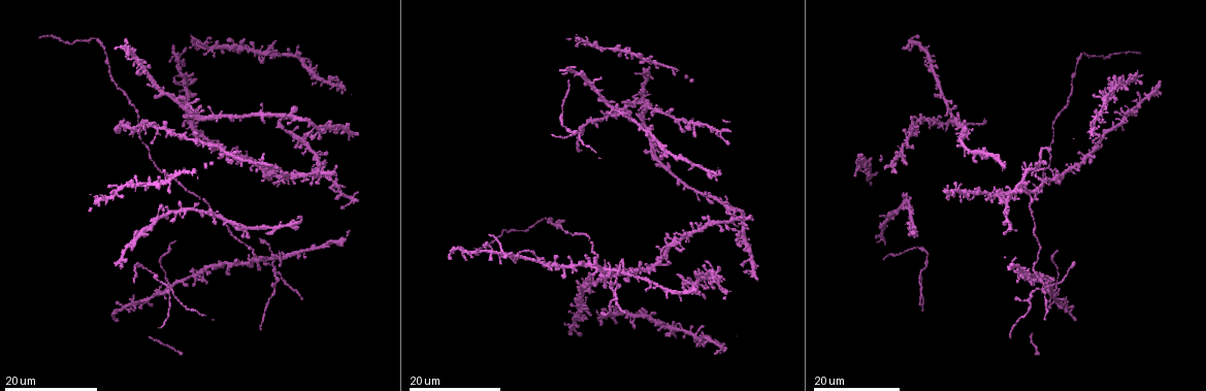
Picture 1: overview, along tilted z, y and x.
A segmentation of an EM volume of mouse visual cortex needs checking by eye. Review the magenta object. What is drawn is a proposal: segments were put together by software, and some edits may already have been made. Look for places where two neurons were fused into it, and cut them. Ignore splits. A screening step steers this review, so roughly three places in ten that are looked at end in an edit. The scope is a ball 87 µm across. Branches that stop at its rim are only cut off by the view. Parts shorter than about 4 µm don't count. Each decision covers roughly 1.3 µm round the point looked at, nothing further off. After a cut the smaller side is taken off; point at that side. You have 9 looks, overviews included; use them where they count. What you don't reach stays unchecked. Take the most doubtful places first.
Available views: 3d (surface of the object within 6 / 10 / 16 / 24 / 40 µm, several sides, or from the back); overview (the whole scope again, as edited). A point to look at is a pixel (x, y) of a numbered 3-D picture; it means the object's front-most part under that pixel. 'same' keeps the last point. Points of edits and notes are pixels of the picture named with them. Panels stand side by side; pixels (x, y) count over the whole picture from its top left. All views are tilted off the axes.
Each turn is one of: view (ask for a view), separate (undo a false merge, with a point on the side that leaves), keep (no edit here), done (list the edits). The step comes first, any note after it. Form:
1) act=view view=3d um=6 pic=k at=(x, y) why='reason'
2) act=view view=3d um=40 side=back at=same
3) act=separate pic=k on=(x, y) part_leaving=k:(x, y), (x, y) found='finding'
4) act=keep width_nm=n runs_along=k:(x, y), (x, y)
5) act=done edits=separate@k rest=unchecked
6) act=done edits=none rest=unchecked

act=view view=3d um=24 pic=1 at=(1044, 287) why='four arms meet'

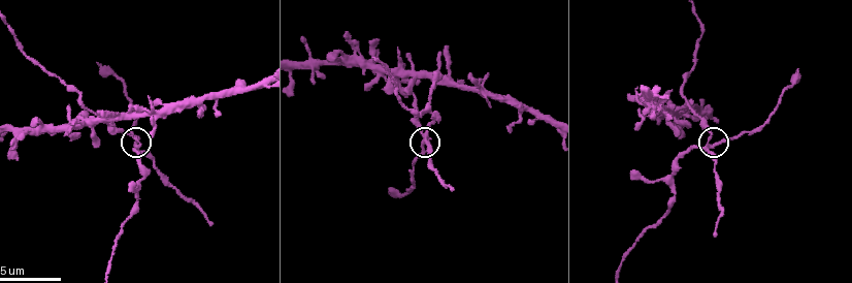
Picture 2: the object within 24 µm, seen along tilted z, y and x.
act=view view=3d um=6 pic=2 at=(424, 145)

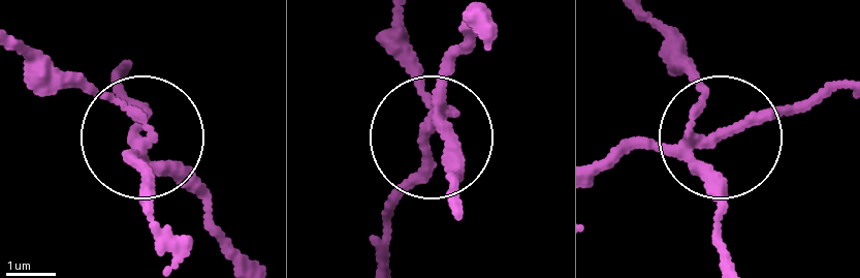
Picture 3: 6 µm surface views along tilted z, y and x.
act=separate pic=3 on=(424, 171) side_arm_um=11 part_leaving=3:(443, 101), (465, 18) found='a second neuron is stuck on'

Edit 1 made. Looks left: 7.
act=view view=overview

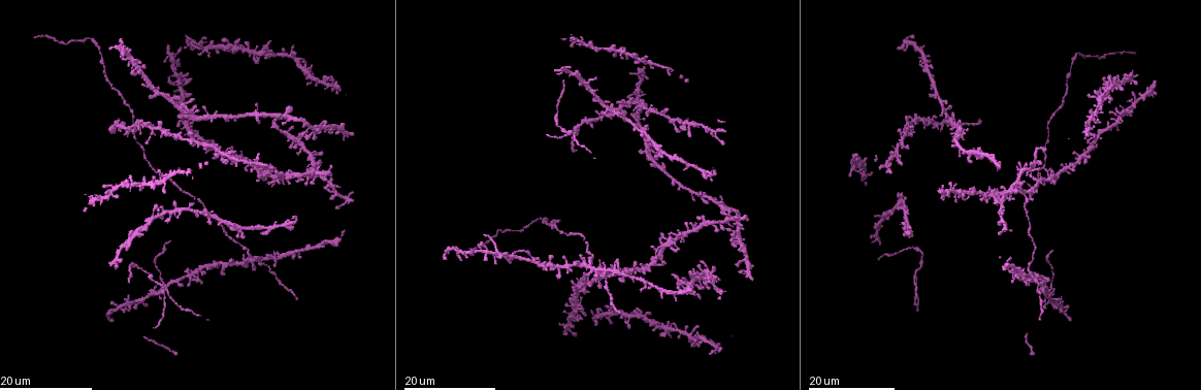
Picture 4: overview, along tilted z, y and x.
act=view view=3d um=24 pic=4 at=(1051, 291) why='branch point'

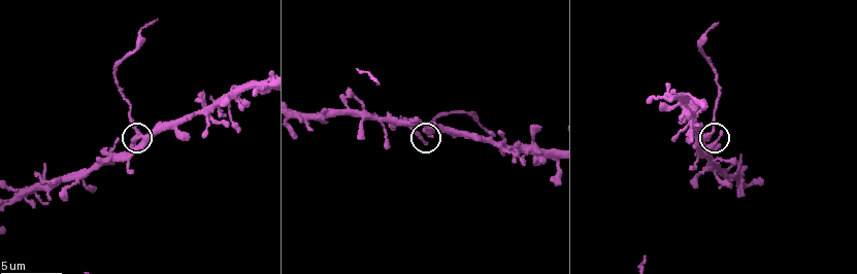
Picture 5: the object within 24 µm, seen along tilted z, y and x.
act=view view=3d um=10 pic=5 at=(429, 133)

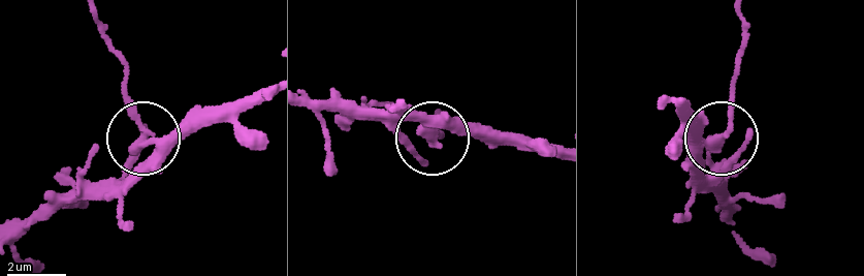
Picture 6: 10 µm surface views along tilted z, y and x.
act=separate pic=6 on=(125, 89) arms=3 part_leaving=6:(146, 129), (125, 88), (123, 57), (95, 13) found='a second neuron is stuck on'

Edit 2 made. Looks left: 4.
act=view view=overview why='see it whole again'

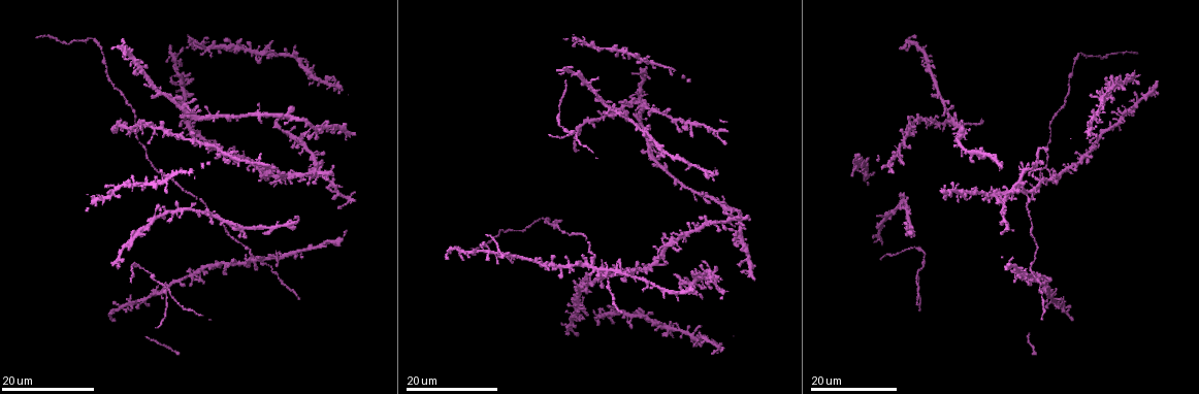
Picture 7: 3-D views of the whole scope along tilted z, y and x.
act=view view=3d um=24 pic=7 at=(1031, 270)

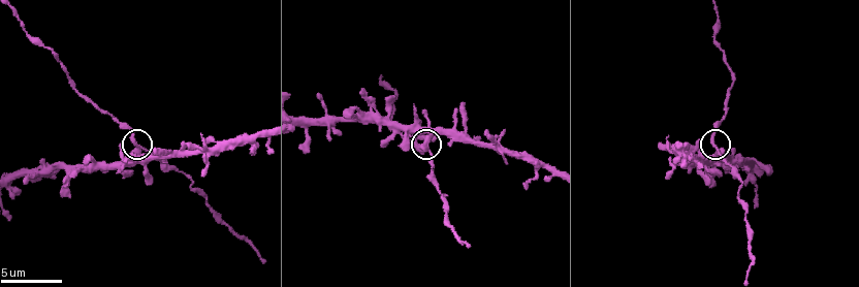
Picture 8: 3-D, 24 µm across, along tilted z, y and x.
act=view view=3d um=10 pic=8 at=(139, 147) why='zoom in'

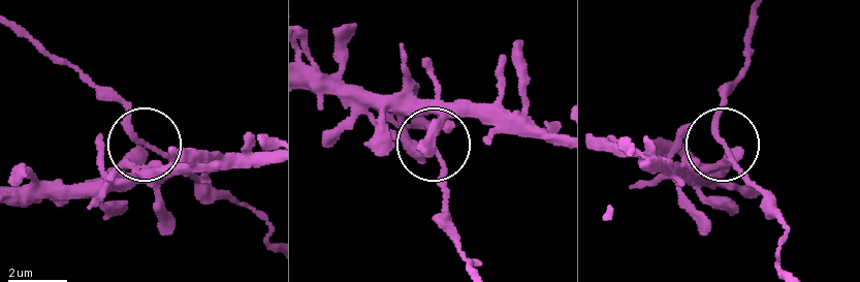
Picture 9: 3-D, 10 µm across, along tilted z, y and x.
act=keep found='one neuron here'

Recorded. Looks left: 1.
act=done edits=separate@3,separate@6 rest=unchecked

